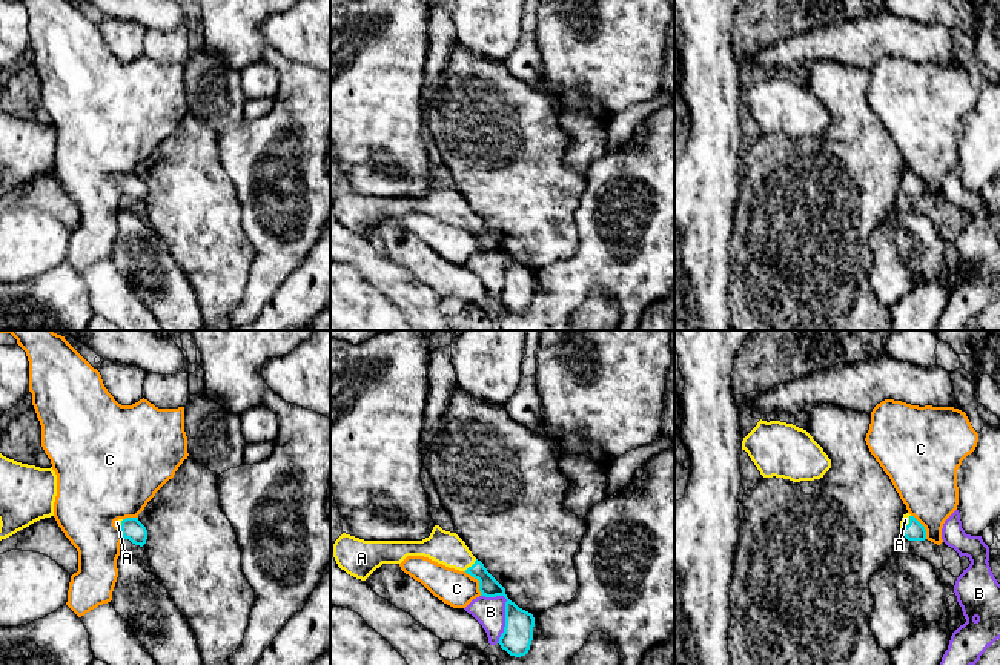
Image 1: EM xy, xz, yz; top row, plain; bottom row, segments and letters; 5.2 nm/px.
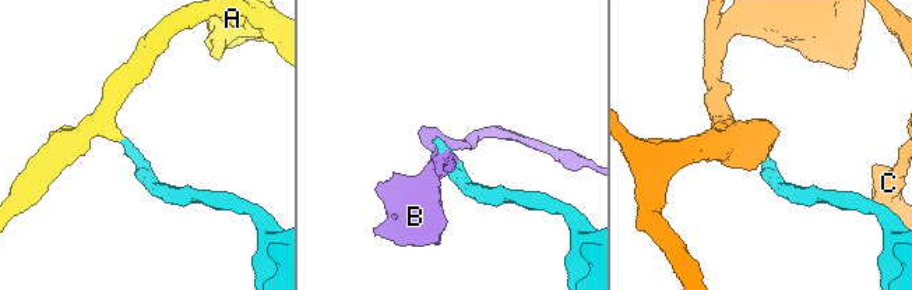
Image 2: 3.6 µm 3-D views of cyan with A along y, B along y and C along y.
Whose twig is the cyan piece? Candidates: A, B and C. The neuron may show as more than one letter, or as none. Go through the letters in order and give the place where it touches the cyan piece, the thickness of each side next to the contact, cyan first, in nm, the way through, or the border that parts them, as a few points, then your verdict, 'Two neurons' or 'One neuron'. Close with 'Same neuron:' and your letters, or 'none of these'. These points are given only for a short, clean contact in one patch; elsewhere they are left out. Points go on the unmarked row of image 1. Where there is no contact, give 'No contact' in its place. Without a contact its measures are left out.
A: Touches cyan at xz (472, 221). Thickness 110 nm (cyan) against 170 nm. Path across: xz (489, 243), (487, 237), (472, 221), (443, 203). One neuron
B: Touches cyan at xz (506, 264). Thickness 160 nm (cyan) against 160 nm. Two neurons
C: Touches cyan at xz (478, 235). Thickness 110 nm (cyan) against 190 nm. Boundary: xz (464, 228), (478, 237), (481, 251). Two neurons
Same neuron: A

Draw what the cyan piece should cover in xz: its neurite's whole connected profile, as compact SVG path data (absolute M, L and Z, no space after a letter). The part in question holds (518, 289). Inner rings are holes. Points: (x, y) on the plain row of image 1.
M435 181L422 197L364 197L343 189L333 200L333 213L347 230L366 237L382 220L401 220L407 212L424 212L449 224L465 227L479 237L481 252L504 252L505 283L499 301L510 312L521 313L530 306L535 273L512 258L505 244L487 227L465 198L456 190Z

